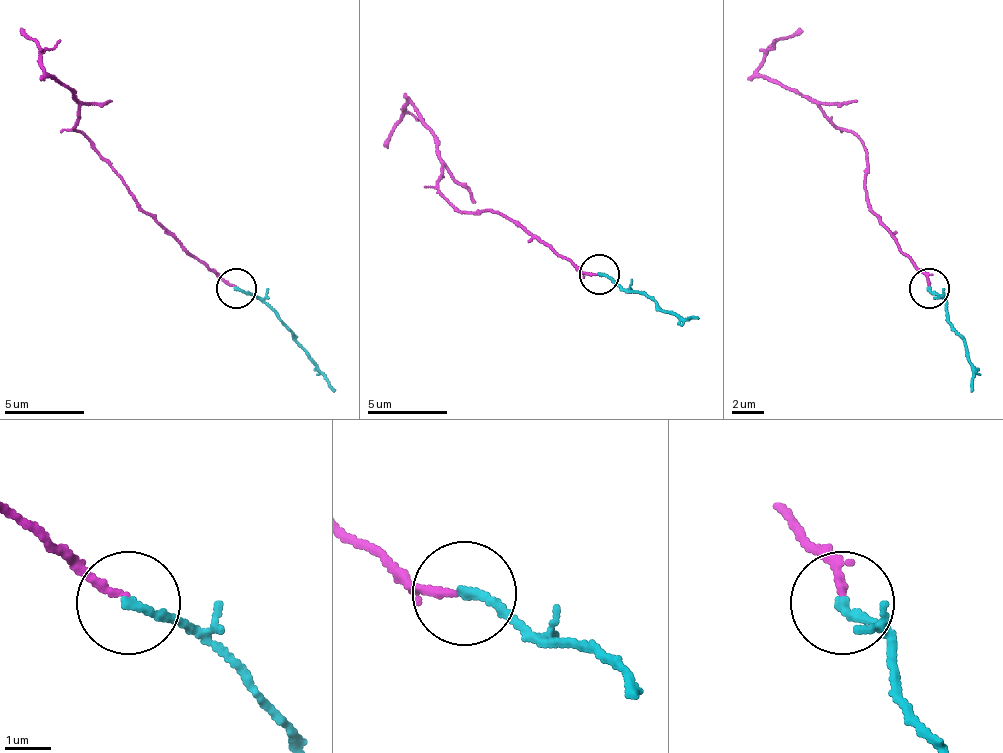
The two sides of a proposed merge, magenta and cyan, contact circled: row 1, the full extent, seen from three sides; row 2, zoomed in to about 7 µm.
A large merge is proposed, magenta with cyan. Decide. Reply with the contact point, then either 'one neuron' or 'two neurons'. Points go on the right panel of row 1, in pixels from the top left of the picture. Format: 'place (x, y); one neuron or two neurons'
place (929, 288); one neuron

